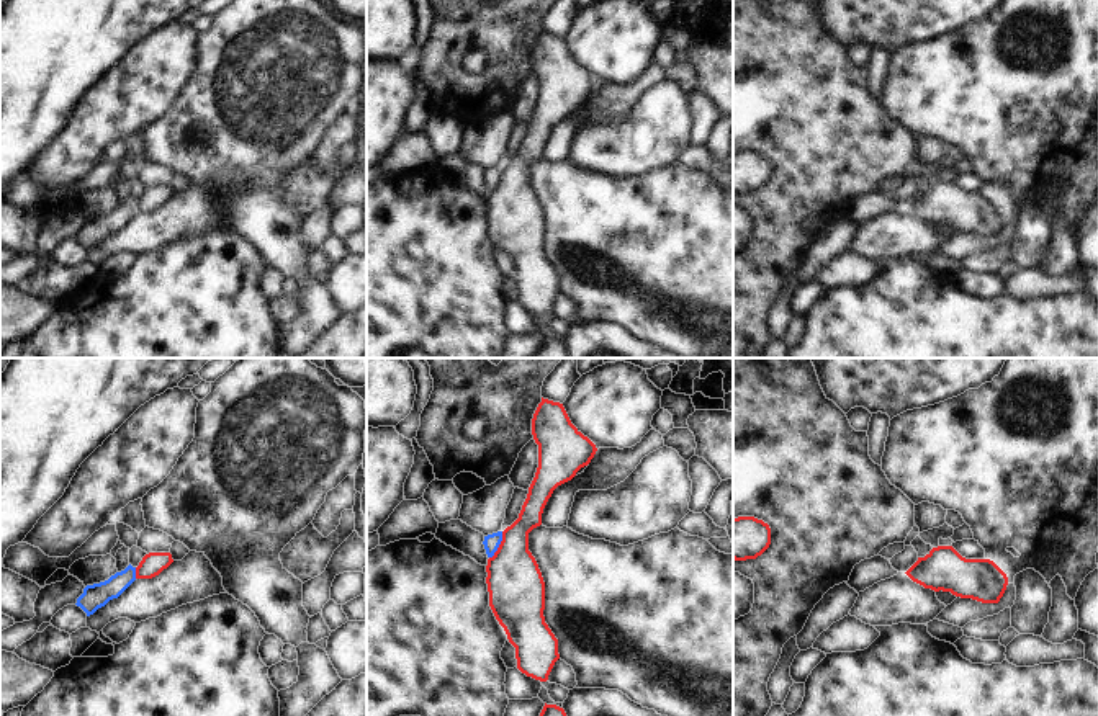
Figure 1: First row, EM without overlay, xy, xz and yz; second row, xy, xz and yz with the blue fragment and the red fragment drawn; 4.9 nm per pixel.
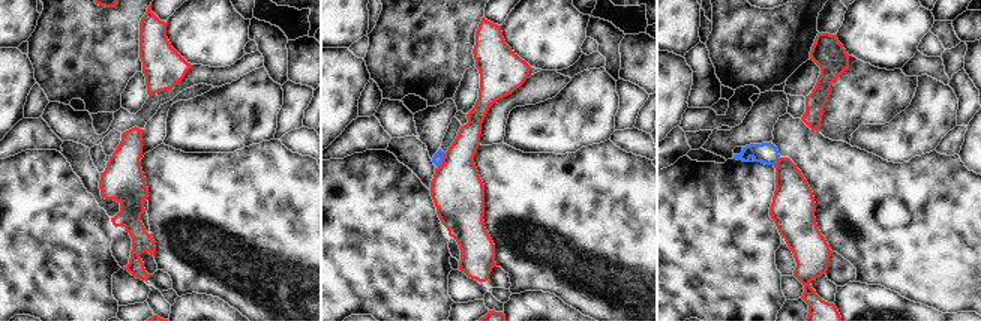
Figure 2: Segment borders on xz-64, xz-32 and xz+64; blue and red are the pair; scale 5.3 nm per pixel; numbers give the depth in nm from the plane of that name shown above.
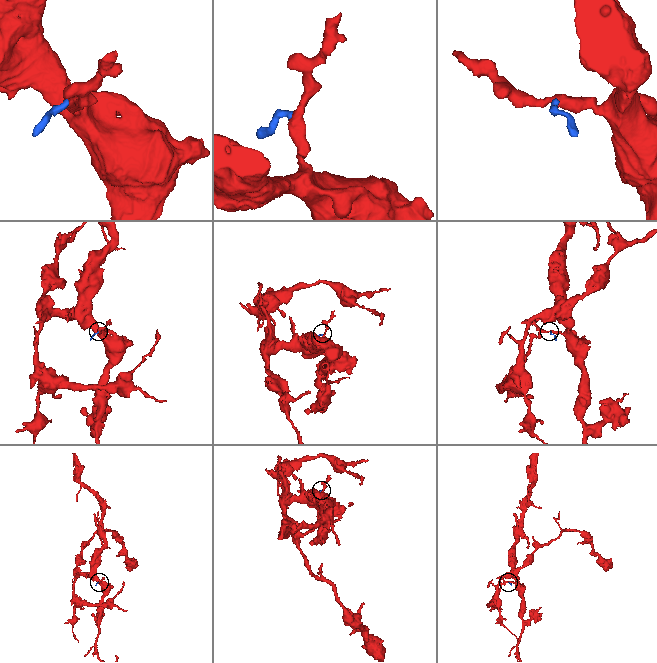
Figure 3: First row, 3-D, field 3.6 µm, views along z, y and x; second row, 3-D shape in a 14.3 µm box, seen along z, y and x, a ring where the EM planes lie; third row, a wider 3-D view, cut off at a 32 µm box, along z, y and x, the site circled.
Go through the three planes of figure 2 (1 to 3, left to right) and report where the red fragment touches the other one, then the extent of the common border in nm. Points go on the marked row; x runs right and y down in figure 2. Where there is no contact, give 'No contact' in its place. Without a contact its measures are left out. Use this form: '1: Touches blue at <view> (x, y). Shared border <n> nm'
1: No contact
2: Touches blue at xz-32 (441, 161). Shared border 90 nm
3: Touches blue at xz+64 (776, 162). Shared border 60 nm.

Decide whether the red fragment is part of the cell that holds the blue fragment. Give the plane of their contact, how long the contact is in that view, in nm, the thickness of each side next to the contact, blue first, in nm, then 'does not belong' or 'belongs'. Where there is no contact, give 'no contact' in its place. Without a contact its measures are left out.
contact in xz; length 150 nm; calibres 80 and 280 nm; does not belong

